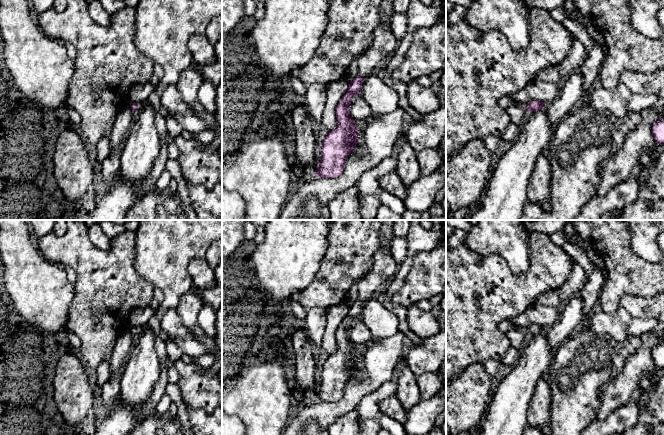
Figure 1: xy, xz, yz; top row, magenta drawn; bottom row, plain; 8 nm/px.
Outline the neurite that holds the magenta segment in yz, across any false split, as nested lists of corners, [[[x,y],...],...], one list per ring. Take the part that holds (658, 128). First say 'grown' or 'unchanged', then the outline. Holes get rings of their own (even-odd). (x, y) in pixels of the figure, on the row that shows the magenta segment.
unchanged; [[[664,118],[655,122],[652,133],[658,144],[664,144]]]

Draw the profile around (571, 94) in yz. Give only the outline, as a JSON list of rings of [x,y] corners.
[[[580,70],[560,83],[560,92],[551,102],[547,102],[545,110],[548,113],[549,124],[554,131],[559,122],[577,109],[584,100],[583,75]]]

